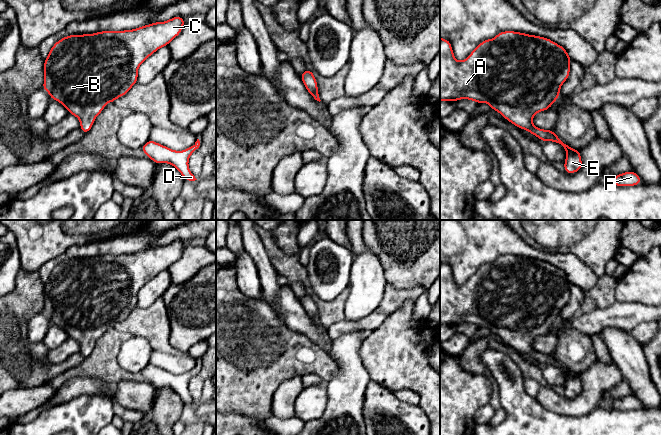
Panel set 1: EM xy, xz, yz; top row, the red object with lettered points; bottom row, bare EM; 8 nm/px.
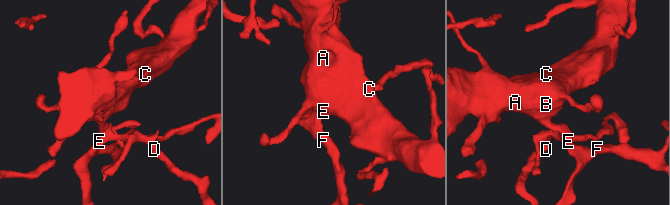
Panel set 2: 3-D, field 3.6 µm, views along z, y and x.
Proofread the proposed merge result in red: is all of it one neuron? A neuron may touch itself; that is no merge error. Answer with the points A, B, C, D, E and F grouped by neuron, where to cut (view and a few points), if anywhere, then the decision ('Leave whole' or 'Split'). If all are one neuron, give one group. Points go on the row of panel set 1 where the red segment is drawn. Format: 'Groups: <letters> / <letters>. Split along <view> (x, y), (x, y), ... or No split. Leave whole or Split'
Groups: A B C D E F. No split. Leave whole

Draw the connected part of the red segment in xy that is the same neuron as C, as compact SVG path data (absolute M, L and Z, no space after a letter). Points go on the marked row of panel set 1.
M176 16L131 30L68 35L58 40L44 59L42 89L79 119L86 134L105 105L126 95L137 83L139 66L158 49L168 46L181 33L184 23L183 17Z

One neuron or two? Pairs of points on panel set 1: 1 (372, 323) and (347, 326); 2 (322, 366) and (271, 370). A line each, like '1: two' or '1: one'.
1: one
2: one

